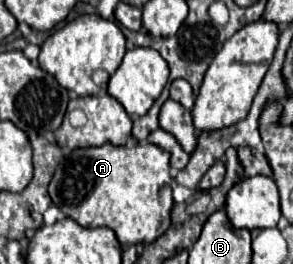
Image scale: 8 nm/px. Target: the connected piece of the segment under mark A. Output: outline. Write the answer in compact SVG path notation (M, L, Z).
M103 144L99 148L79 148L73 150L59 168L49 184L49 196L61 212L85 228L107 226L115 232L121 244L151 244L169 228L169 212L173 208L171 196L171 182L169 176L169 154L155 144L137 144L133 148L127 146L113 146Z

